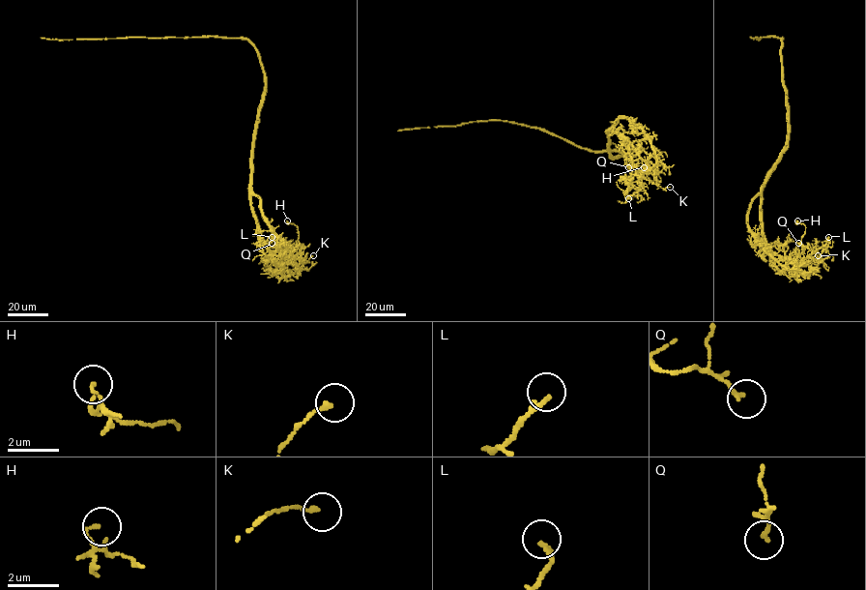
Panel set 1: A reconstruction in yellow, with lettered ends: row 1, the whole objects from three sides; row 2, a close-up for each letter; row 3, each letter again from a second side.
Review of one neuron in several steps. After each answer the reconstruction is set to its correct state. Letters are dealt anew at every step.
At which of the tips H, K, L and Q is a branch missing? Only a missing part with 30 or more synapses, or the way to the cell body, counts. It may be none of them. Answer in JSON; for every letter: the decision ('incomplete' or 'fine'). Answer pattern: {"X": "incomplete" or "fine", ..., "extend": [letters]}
{"H": "fine", "K": "fine", "L": "fine", "Q": "fine", "extend": []}

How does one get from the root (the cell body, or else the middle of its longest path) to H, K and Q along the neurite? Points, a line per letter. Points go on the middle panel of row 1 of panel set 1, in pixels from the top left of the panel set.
H: (618, 157), (610, 155), (609, 131), (625, 117), (649, 142), (654, 154), (649, 164), (658, 173), (644, 167)
K: (618, 157), (610, 155), (608, 131), (615, 132), (634, 148), (656, 174), (658, 186), (670, 187)
Q: (618, 157), (610, 155), (608, 131), (622, 137), (622, 150), (631, 157), (628, 167)

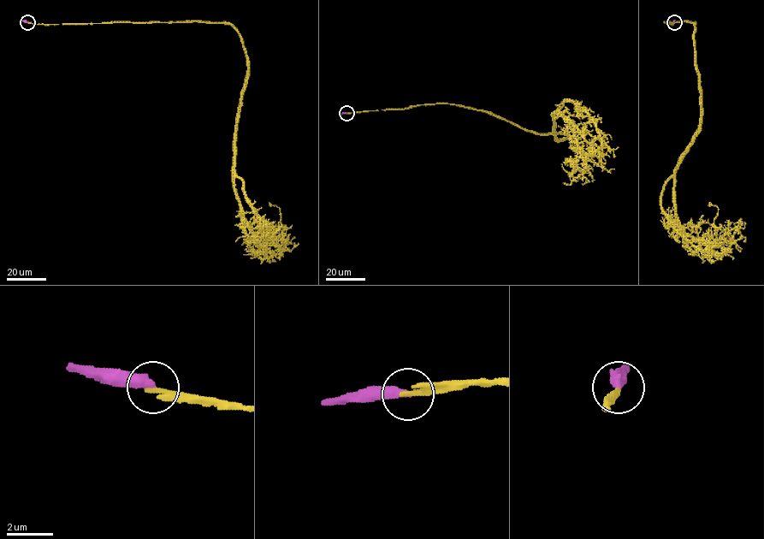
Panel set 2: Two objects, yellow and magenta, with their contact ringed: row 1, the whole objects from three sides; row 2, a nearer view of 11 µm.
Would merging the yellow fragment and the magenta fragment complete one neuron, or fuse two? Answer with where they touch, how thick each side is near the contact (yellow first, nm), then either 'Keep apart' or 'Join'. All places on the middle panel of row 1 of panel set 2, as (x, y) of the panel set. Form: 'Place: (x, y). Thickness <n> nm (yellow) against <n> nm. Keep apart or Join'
Place: (346, 113). Thickness 320 nm (yellow) against 400 nm. Keep apart

